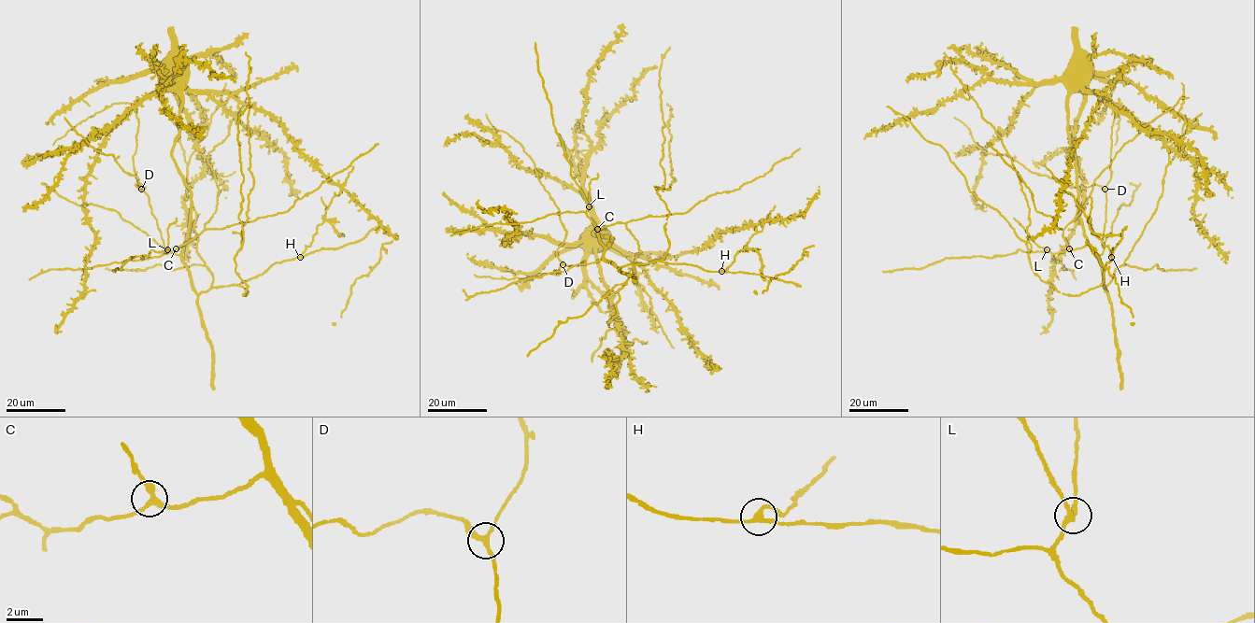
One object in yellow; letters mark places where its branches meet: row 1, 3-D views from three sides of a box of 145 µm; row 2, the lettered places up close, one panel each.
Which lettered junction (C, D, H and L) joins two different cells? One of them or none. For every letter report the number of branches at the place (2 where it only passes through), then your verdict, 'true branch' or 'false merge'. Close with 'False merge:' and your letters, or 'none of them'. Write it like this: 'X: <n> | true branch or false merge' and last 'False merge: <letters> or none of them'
C: 3 | true branch
D: 3 | true branch
H: 3 | false merge
L: 3 | true branch
False merge: H

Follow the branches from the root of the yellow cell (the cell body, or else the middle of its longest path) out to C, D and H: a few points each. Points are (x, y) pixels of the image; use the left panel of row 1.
C: (174, 69), (181, 76), (181, 108), (180, 134), (172, 157), (190, 190), (191, 200), (188, 235), (176, 248)
D: (174, 69), (181, 76), (181, 108), (172, 157), (191, 200), (188, 236), (179, 254), (164, 246), (141, 189)
H: (174, 69), (185, 78), (189, 89), (227, 93), (265, 110), (285, 135), (341, 189), (299, 257)

